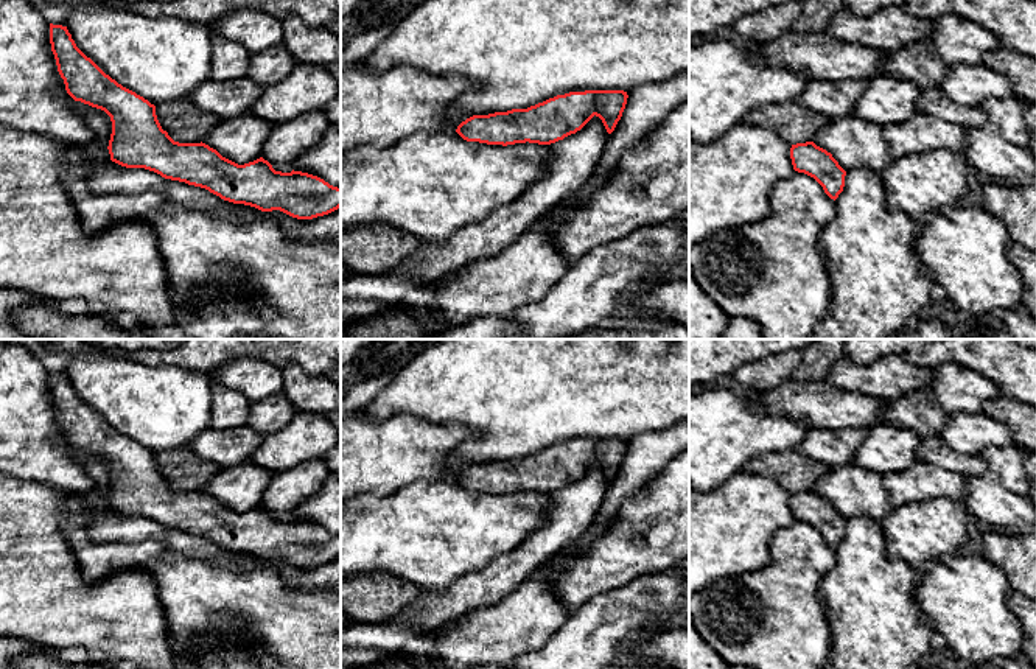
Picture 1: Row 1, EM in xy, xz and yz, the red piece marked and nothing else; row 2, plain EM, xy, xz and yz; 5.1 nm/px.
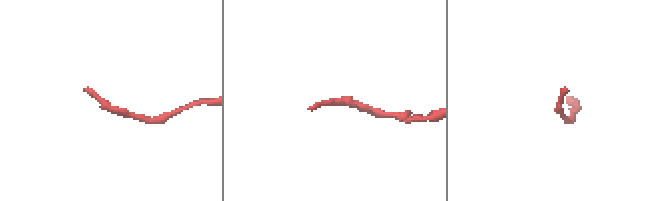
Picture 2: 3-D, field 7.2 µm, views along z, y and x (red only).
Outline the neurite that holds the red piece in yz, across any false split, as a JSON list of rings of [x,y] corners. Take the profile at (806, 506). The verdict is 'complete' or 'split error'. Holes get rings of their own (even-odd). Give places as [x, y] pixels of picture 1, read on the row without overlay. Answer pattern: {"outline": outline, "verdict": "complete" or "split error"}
{"outline": [[[814,490],[792,493],[790,507],[793,518],[814,526],[831,548],[835,549],[843,540],[846,520]]], "verdict": "complete"}

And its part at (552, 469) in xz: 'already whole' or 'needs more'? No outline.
already whole

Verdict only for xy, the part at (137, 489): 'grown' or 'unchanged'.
unchanged

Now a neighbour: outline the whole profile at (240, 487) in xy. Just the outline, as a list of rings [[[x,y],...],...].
[[[252,461],[221,468],[202,492],[216,498],[222,506],[244,513],[261,506],[261,498],[272,475]]]

